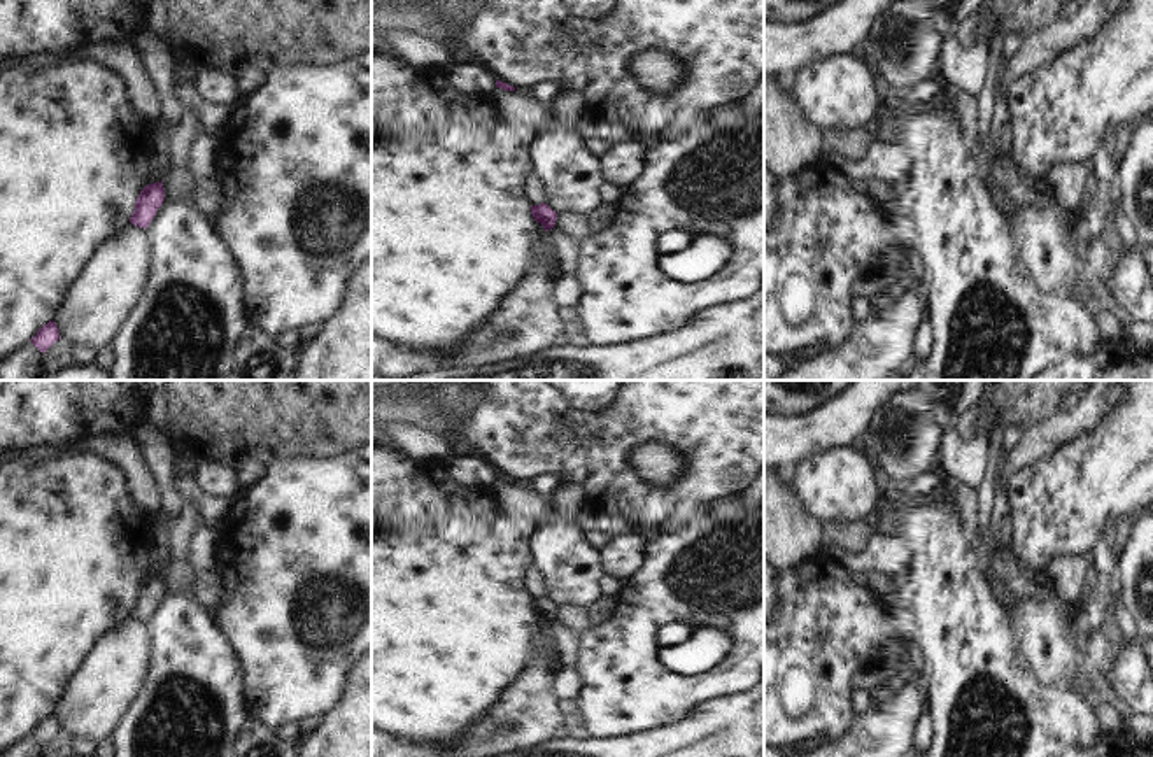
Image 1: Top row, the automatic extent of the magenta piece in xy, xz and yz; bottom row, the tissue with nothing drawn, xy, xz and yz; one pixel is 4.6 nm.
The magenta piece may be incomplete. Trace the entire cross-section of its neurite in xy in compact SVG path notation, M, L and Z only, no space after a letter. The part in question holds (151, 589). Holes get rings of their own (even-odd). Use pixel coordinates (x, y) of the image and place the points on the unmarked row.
M163 573L147 577L135 594L135 603L130 610L130 615L145 622L154 612L163 594L165 594Z

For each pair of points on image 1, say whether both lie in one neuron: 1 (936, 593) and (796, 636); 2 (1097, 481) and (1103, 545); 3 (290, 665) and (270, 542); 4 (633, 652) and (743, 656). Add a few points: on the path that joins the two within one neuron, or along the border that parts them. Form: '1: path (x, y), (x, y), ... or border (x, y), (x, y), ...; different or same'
1: border (889, 601), (894, 612), (894, 628), (899, 635); different
2: border (1108, 530), (1101, 530), (1092, 545); different
3: path (290, 635), (288, 572); same
4: path (661, 680), (668, 687), (703, 687), (715, 682); same

